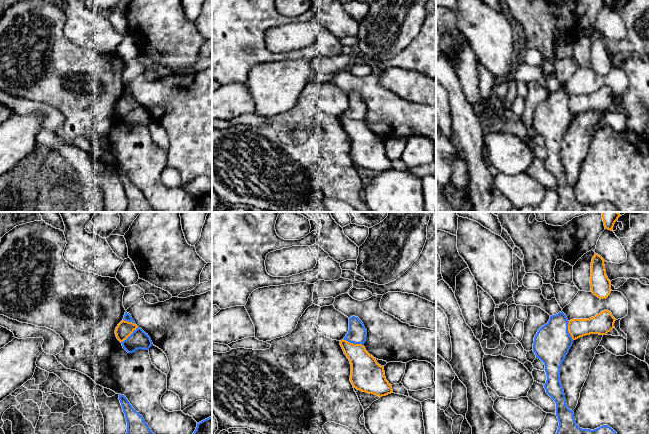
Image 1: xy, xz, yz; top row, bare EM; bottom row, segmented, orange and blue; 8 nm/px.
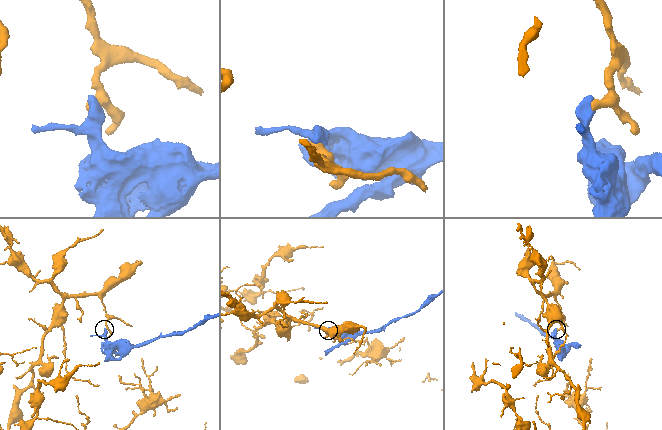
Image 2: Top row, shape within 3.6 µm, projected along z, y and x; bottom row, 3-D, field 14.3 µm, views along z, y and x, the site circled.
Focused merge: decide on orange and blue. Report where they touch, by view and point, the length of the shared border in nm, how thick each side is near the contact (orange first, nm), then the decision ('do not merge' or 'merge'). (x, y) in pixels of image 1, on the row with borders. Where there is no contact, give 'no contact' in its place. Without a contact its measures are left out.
xz (352, 343) | 170 nm | 240/150 nm | do not merge

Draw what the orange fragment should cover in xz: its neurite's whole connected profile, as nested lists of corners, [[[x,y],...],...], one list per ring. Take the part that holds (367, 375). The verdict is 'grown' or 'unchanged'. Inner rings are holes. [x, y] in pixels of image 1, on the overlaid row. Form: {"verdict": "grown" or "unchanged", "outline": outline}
{"verdict": "unchanged", "outline": [[[341,340],[340,345],[351,364],[350,381],[354,388],[379,397],[393,393],[386,380],[384,366],[377,363],[362,344]]]}

